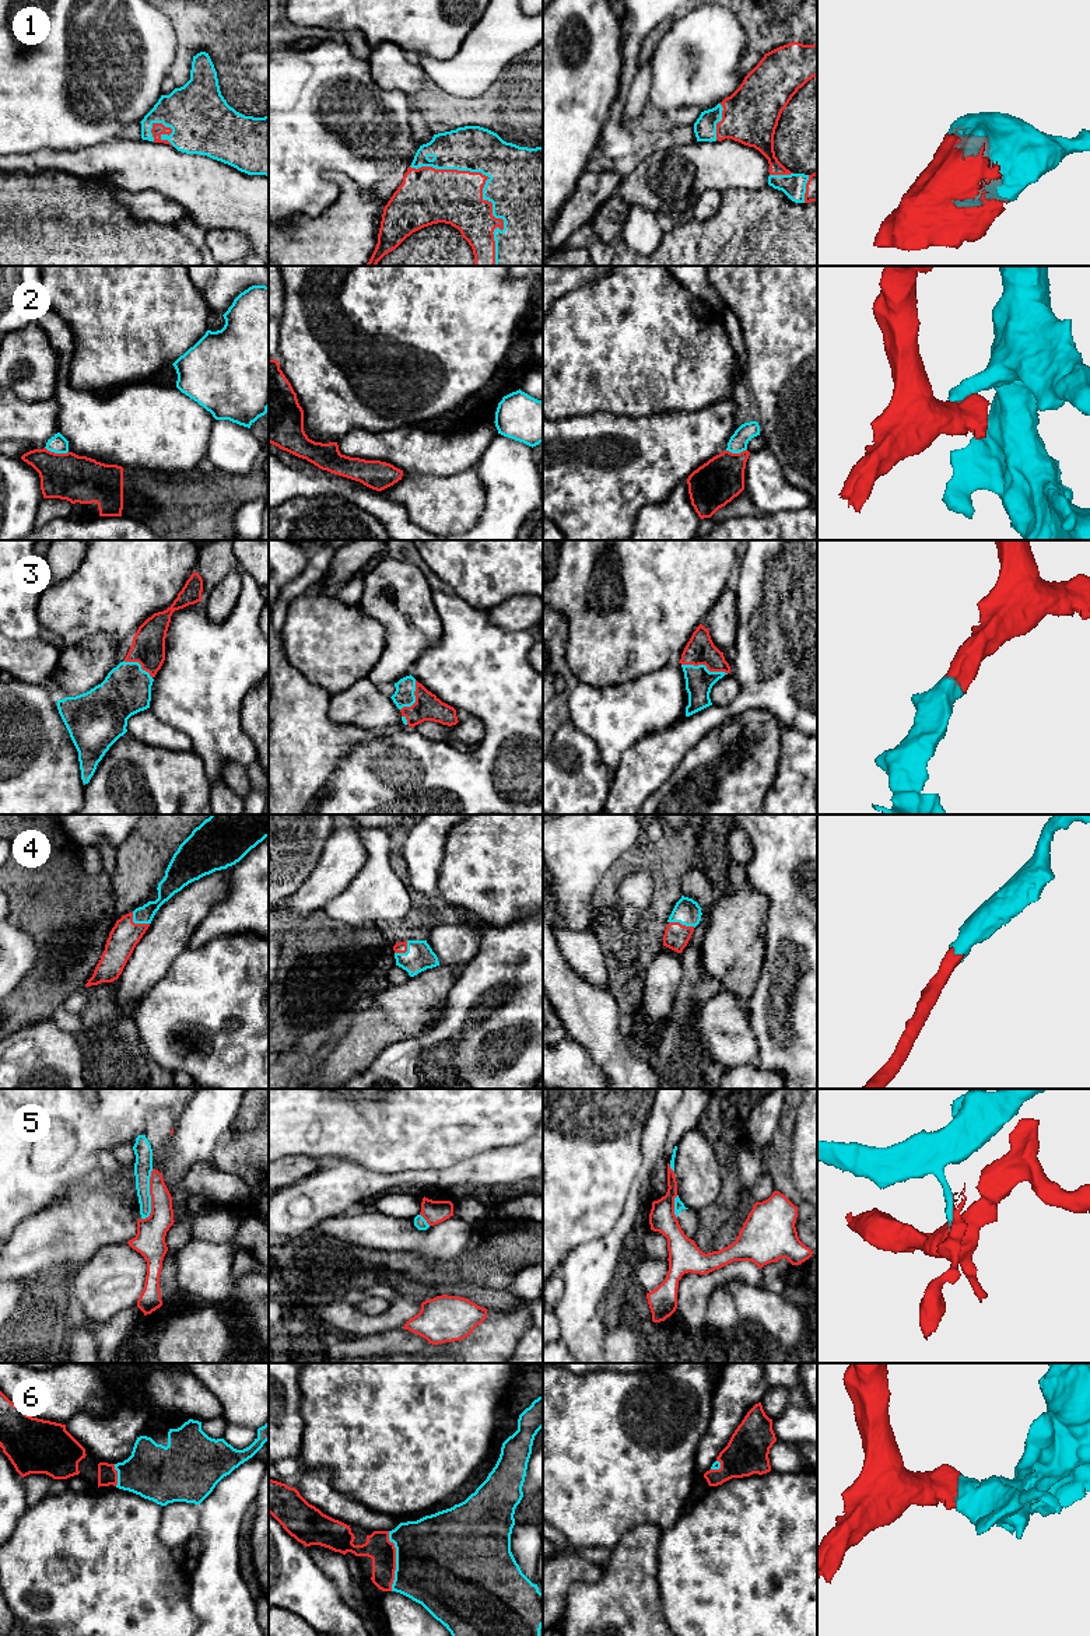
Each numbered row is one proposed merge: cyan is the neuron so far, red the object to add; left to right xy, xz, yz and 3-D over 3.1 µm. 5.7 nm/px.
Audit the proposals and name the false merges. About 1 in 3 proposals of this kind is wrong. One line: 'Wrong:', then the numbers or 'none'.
Wrong: 2, 5

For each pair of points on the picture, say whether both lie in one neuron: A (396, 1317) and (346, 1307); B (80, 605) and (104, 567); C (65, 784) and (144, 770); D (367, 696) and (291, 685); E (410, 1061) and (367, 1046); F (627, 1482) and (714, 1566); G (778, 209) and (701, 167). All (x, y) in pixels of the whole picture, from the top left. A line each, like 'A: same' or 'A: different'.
A: same
B: same
C: different
D: different
E: different
F: different
G: different

